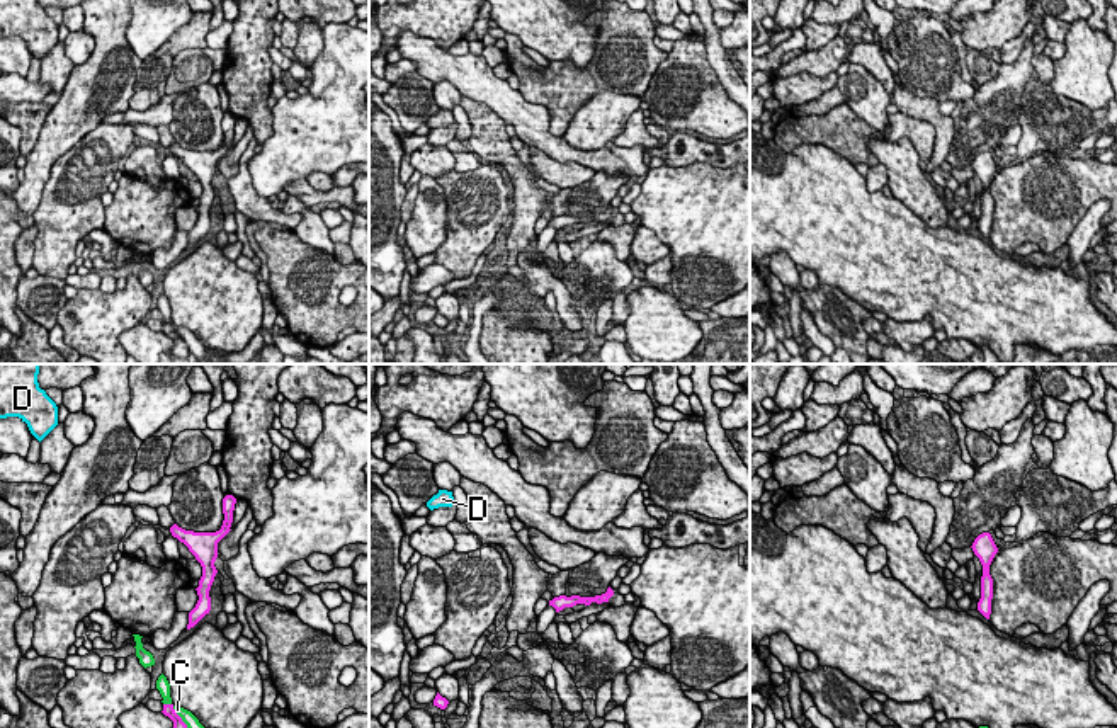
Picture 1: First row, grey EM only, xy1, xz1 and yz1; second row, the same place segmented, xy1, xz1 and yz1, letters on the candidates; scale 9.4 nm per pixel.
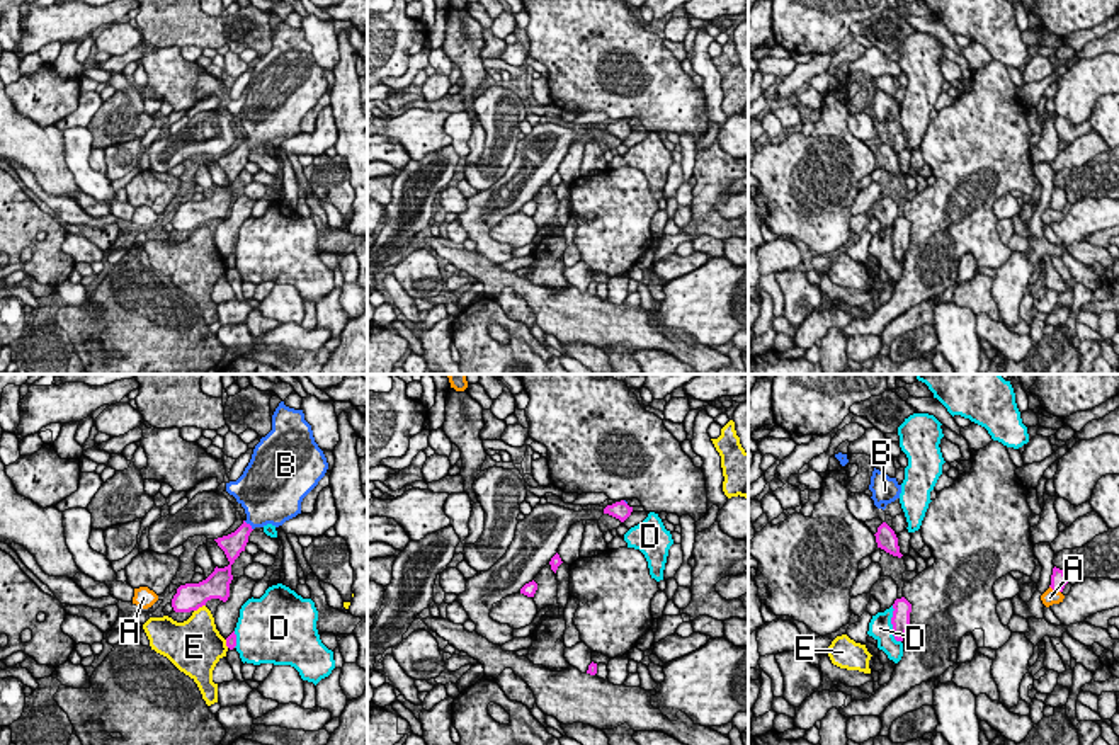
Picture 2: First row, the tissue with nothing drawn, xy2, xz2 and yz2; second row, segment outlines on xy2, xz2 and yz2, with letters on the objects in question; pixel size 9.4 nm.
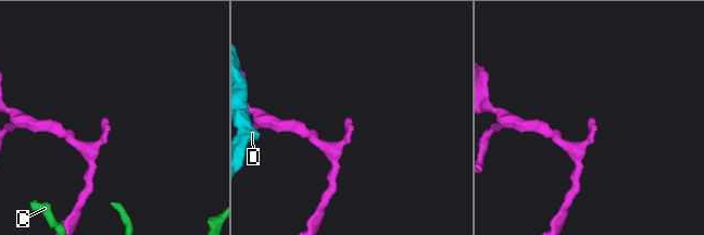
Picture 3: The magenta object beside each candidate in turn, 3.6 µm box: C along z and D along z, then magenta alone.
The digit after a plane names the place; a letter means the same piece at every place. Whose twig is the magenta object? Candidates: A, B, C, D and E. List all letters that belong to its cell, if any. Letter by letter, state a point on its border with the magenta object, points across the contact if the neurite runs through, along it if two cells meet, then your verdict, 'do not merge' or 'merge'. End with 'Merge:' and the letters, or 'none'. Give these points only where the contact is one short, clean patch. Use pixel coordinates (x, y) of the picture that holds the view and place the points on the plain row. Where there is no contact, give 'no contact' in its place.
A: contact yz2 (1055, 208); border yz2 (1050, 204), (1060, 211); do not merge
B: contact xy2 (249, 143); way xy2 (232, 164), (249, 143), (264, 123); merge
C: contact xy1 (177, 334); do not merge
D: contact yz2 (891, 242); do not merge
E: contact xy2 (199, 225); do not merge
Merge: B

